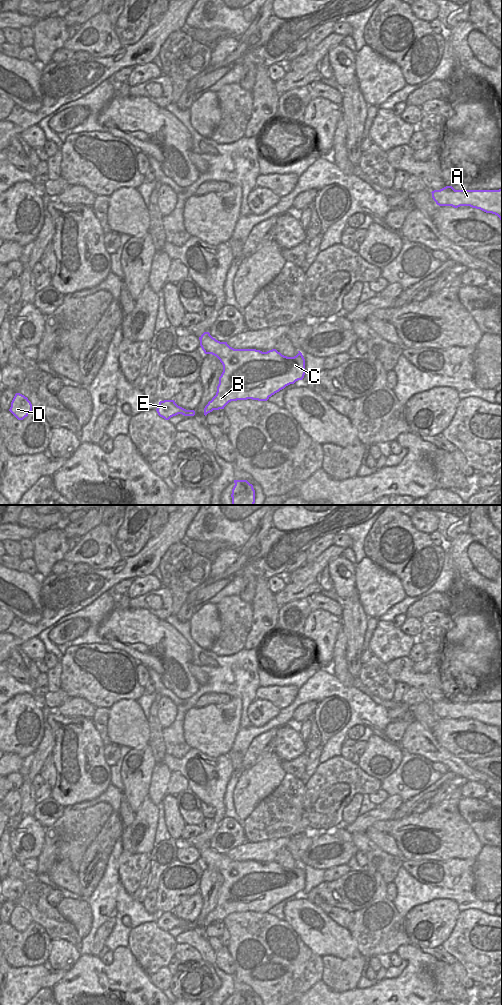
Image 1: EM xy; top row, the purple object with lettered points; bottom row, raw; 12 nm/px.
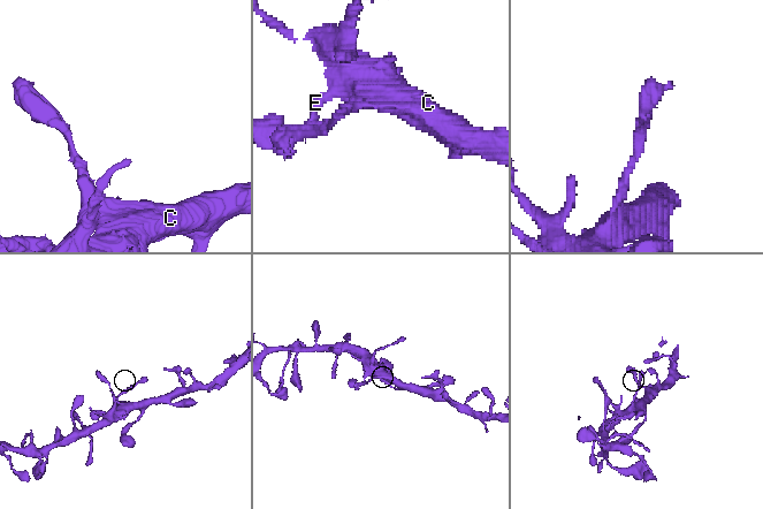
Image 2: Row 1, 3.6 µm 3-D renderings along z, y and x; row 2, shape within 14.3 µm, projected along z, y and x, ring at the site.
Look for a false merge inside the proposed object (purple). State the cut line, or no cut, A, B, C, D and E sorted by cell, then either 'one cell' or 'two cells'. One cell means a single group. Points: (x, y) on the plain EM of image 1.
no cut; A B C D E; one cell

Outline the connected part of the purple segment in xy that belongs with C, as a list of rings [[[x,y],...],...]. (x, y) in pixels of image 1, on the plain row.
[[[209,844],[200,849],[205,866],[216,868],[223,877],[216,907],[204,920],[204,927],[224,921],[231,913],[267,913],[305,887],[305,871],[300,863],[294,869],[282,867],[276,861],[262,864],[256,861],[234,861],[220,854]]]

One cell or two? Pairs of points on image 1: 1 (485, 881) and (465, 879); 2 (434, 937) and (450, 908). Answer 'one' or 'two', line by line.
1: two
2: one

